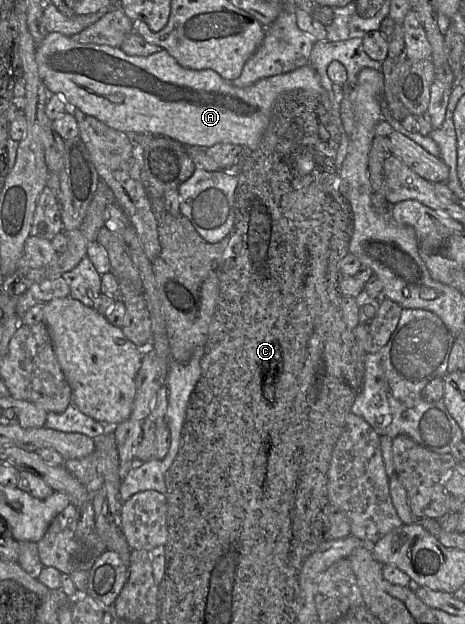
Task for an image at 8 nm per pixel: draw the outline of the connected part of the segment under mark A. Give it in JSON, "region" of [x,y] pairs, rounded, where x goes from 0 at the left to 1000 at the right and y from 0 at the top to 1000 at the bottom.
{"region":[[[103,53],[97,63],[80,71],[75,95],[101,146],[129,154],[151,173],[166,173],[280,218],[351,218],[396,234],[443,239],[469,229],[492,229],[514,232],[527,242],[548,240],[578,202],[594,163],[609,152],[634,146],[673,151],[708,179],[703,146],[690,138],[686,122],[669,104],[561,127],[535,139],[514,141],[456,112],[419,114],[389,107],[355,80],[312,91],[275,90],[258,77],[172,71],[127,53]]]}

